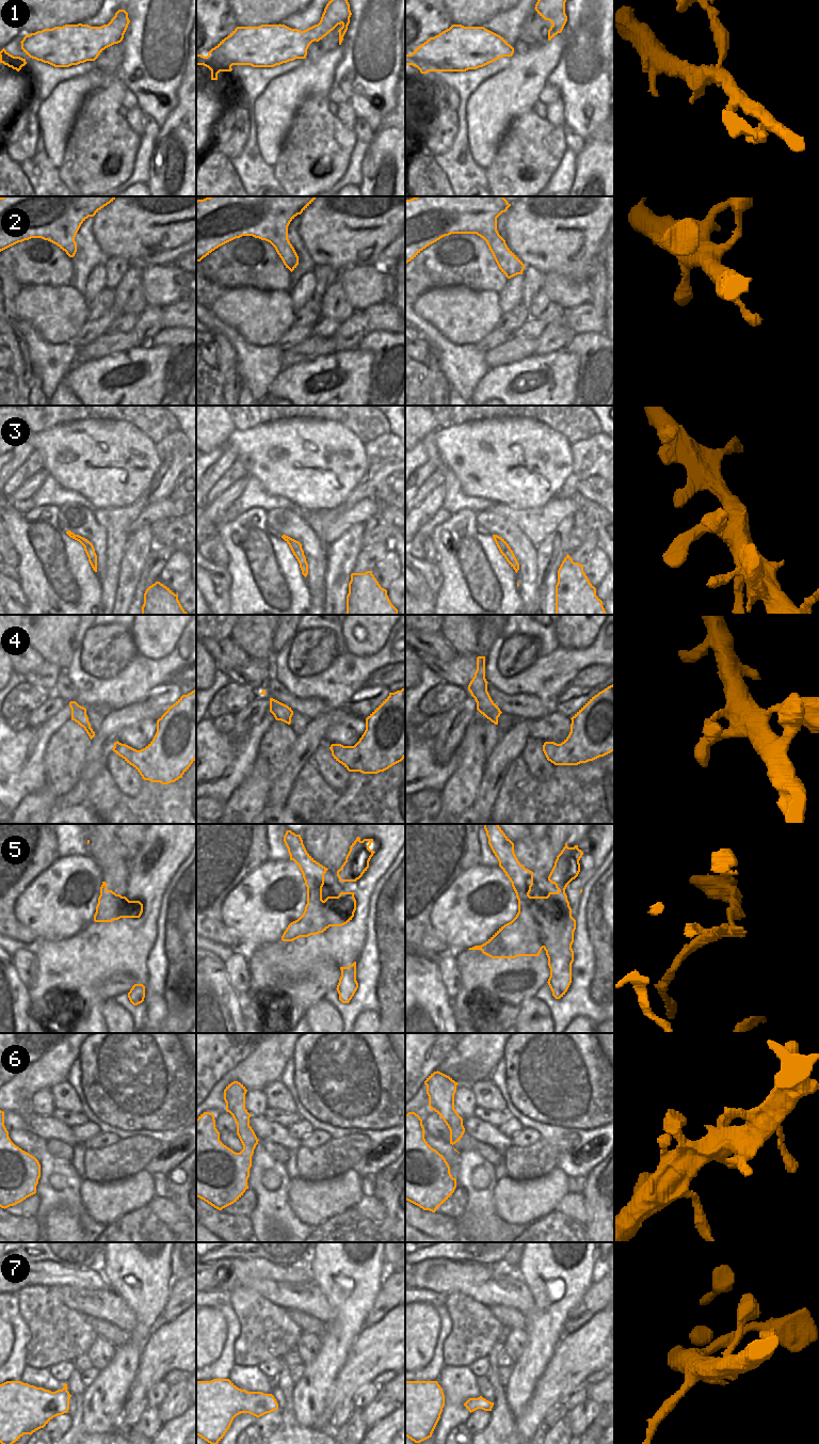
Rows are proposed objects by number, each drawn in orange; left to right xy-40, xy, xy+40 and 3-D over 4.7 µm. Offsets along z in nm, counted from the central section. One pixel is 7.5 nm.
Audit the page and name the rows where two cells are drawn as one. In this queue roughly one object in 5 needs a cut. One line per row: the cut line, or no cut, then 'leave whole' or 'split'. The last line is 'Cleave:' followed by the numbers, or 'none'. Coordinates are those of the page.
1: xy (321, 20), (311, 32), (314, 40) | split
2: no cut | leave whole
3: no cut | leave whole
4: no cut | leave whole
5: xy+40 (530, 897), (529, 908), (539, 927), (544, 947) | split
6: no cut | leave whole
7: no cut | leave whole
Cleave: 1, 5

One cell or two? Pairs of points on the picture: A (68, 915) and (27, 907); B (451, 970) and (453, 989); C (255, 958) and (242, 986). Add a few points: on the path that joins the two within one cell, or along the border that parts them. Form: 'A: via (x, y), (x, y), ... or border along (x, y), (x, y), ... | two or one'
A: via (58, 907), (37, 907) | one
B: via (451, 974), (452, 985) | one
C: border along (244, 952), (249, 966), (249, 988), (241, 995) | two

